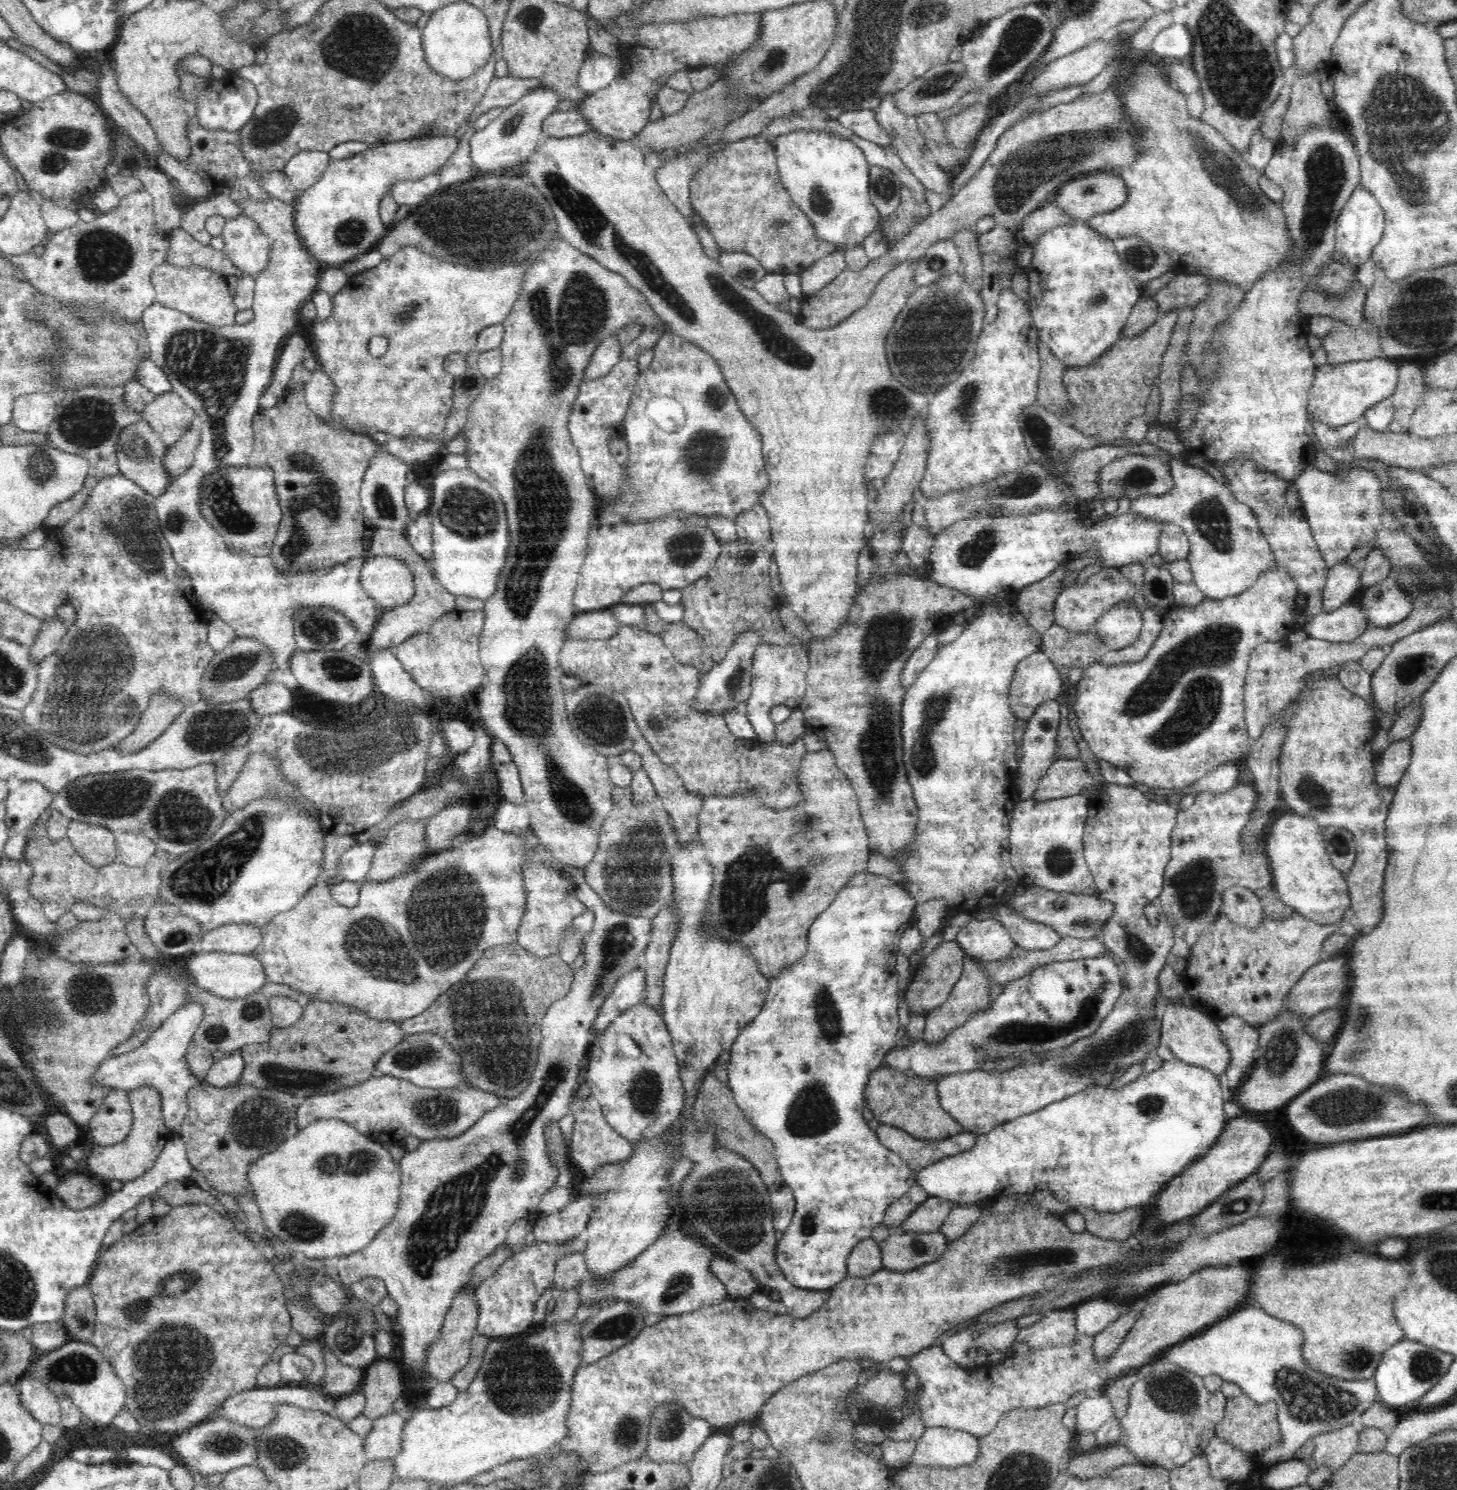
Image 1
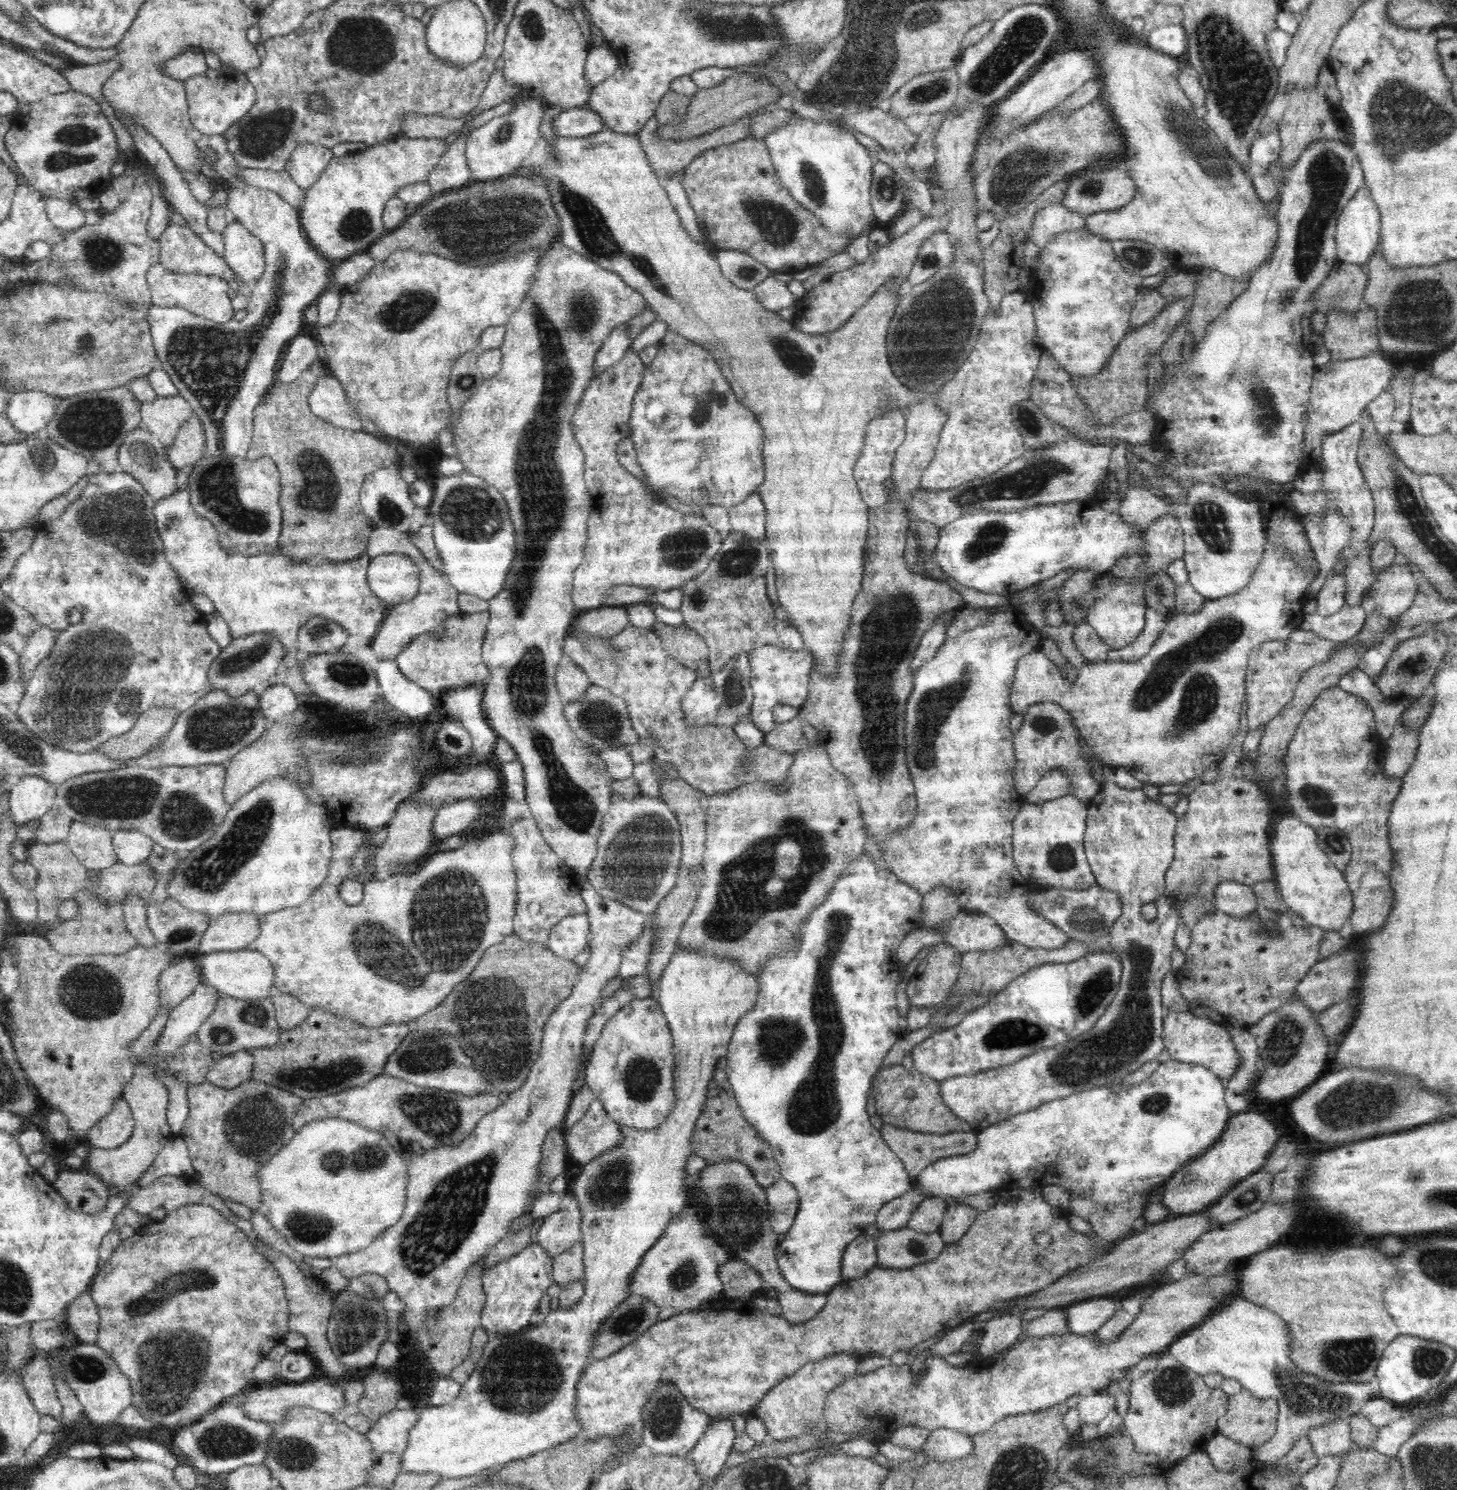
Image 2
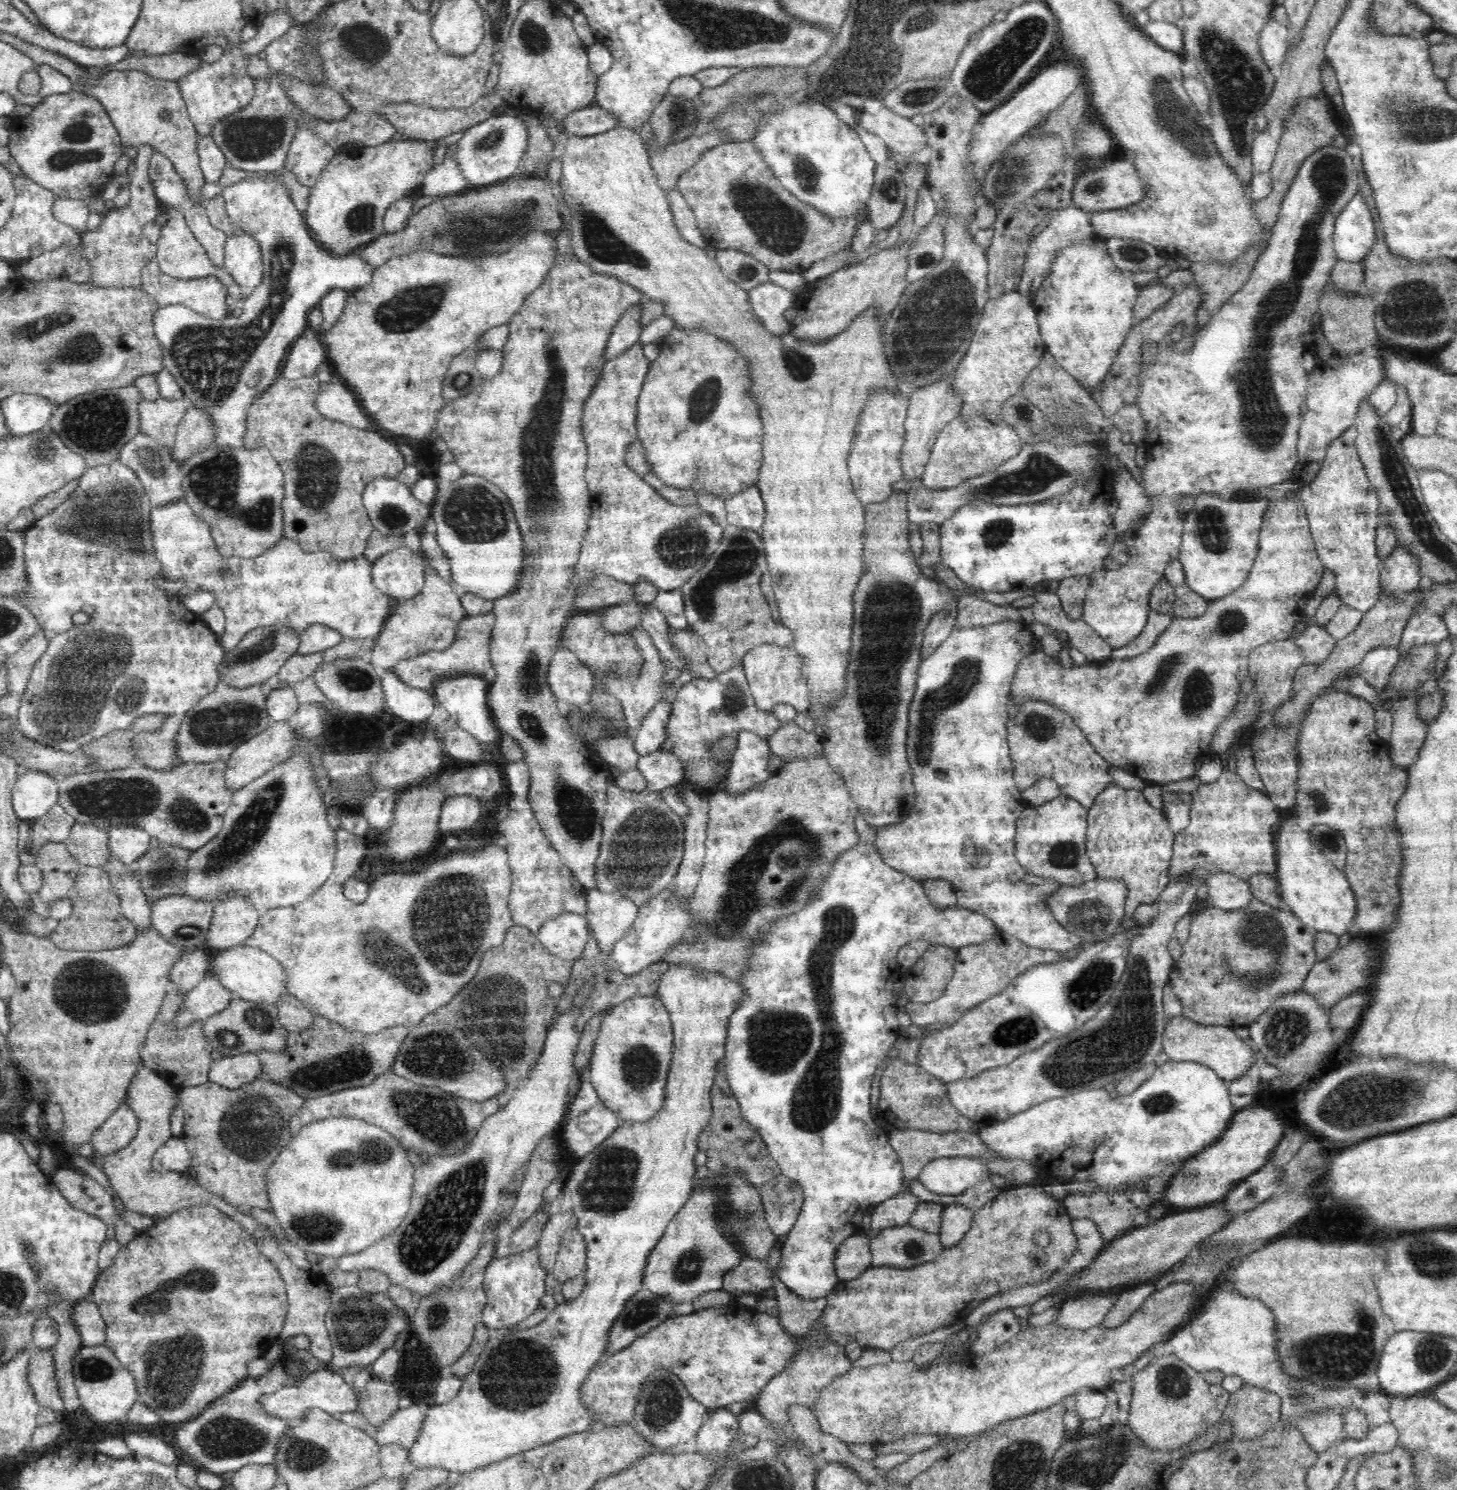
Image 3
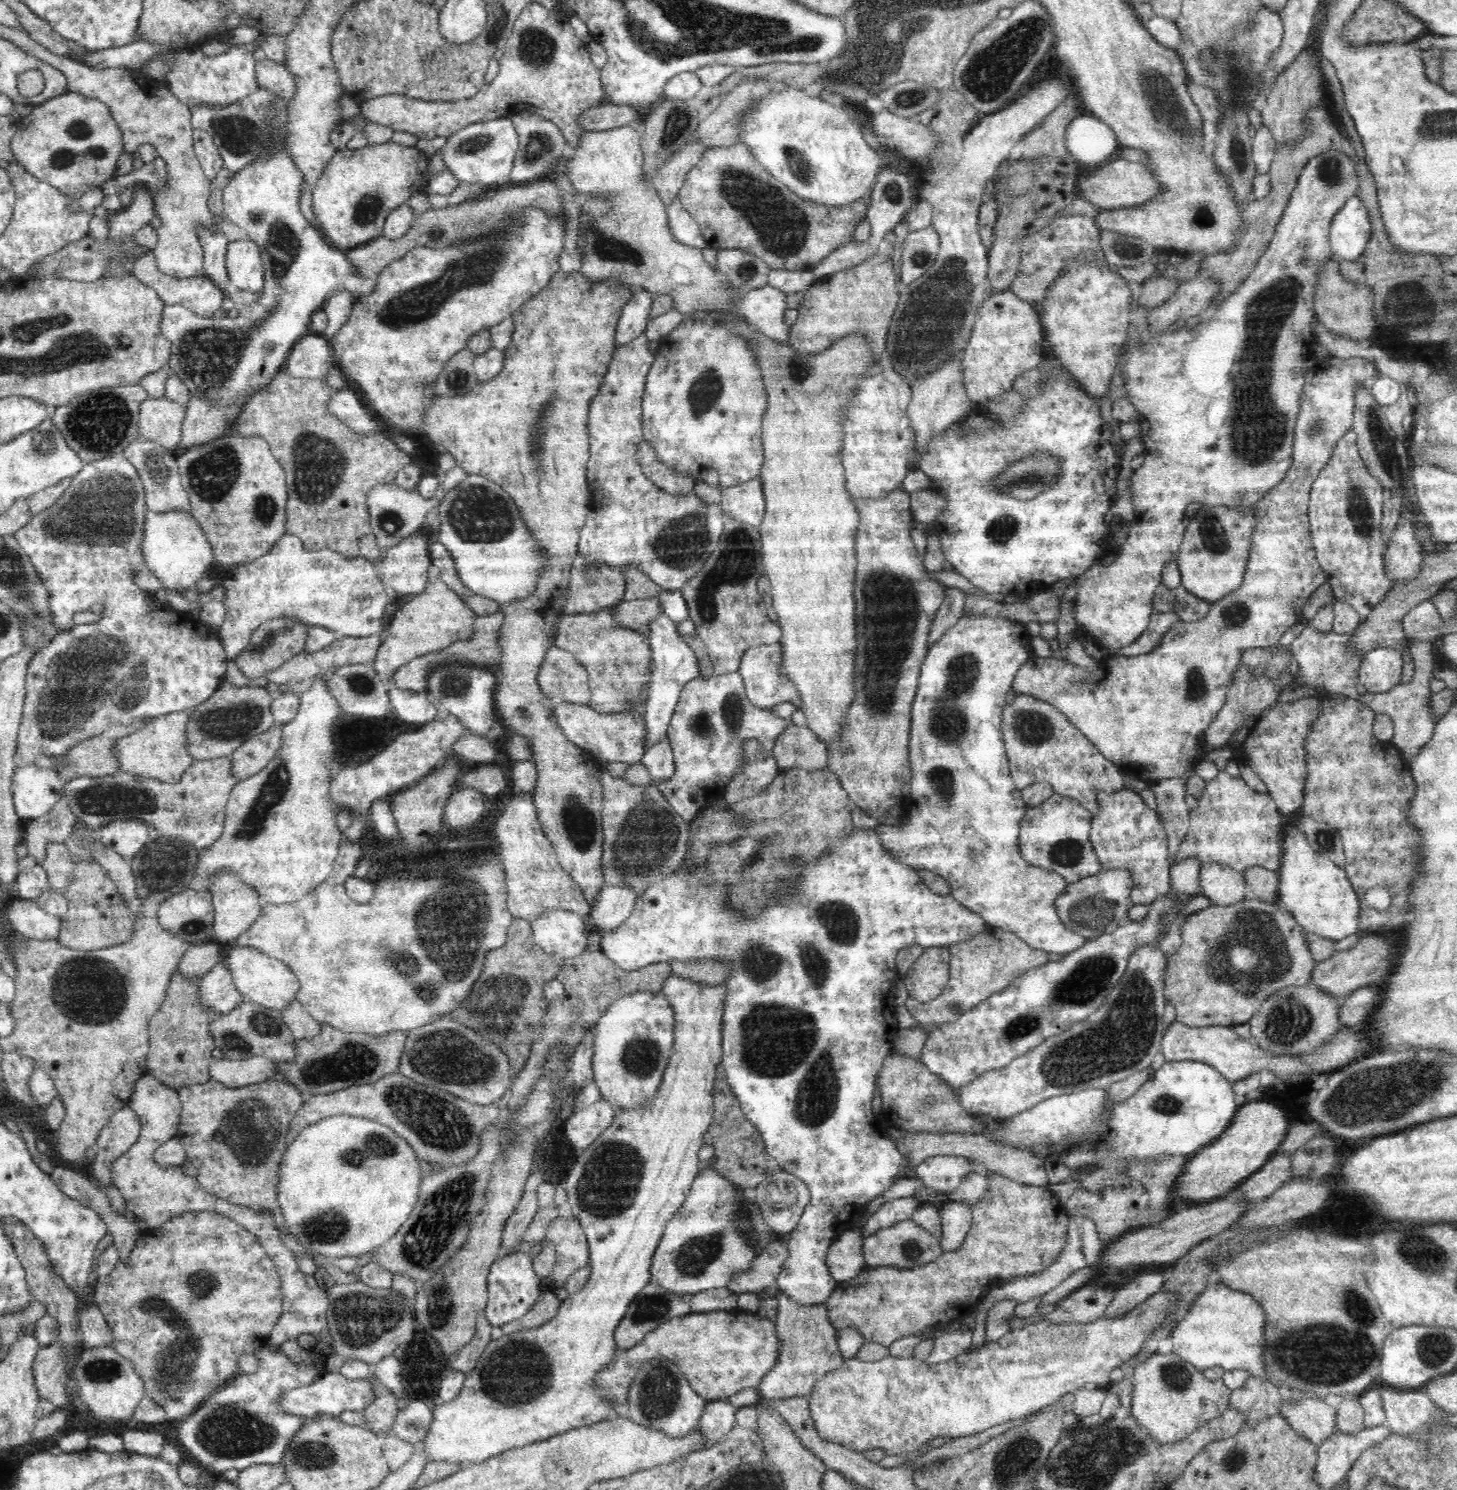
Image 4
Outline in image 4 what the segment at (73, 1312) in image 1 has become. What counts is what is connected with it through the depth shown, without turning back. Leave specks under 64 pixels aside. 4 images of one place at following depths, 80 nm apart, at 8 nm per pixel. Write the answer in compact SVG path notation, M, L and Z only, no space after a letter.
M98 1305L78 1312L79 1334L83 1348L110 1346L113 1336L109 1324Z

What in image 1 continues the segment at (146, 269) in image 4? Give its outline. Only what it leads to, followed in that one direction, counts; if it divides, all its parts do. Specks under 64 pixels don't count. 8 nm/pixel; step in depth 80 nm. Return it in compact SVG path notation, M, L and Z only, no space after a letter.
M166 263L154 268L151 279L156 291L155 302L183 312L194 318L194 321L212 326L224 327L235 324L236 313L239 310L234 304L228 283L221 274L206 267L177 267Z

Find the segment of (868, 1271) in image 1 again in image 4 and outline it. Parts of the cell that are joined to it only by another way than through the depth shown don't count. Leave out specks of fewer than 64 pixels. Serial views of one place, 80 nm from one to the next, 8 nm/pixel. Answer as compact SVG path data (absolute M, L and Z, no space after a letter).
M853 1226L831 1244L826 1254L826 1265L837 1283L856 1278L862 1269L867 1267L864 1253L862 1253L864 1237L859 1227Z

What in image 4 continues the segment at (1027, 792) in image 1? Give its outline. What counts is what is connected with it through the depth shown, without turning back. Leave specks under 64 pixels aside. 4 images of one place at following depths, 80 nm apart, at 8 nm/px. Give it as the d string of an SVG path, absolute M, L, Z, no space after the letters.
M1024 694L1016 695L1002 710L1002 734L1006 756L1010 758L1012 780L1018 790L1046 781L1054 787L1054 792L1075 799L1094 814L1100 808L1098 792L1118 792L1125 788L1119 768L1049 702Z

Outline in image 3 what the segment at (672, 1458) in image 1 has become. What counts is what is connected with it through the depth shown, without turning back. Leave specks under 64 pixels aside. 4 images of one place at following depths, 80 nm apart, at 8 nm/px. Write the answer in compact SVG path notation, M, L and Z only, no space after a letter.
M658 1370L648 1376L636 1398L632 1425L655 1448L680 1451L690 1448L708 1416L709 1410L691 1397L678 1376L668 1370Z

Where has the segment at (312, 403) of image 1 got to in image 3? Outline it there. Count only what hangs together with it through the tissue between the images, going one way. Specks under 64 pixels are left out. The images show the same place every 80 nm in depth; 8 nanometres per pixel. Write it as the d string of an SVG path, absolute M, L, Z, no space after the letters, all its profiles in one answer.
M339 380L323 384L315 398L316 410L328 420L335 420L348 426L368 428L370 417L356 400L355 394Z

